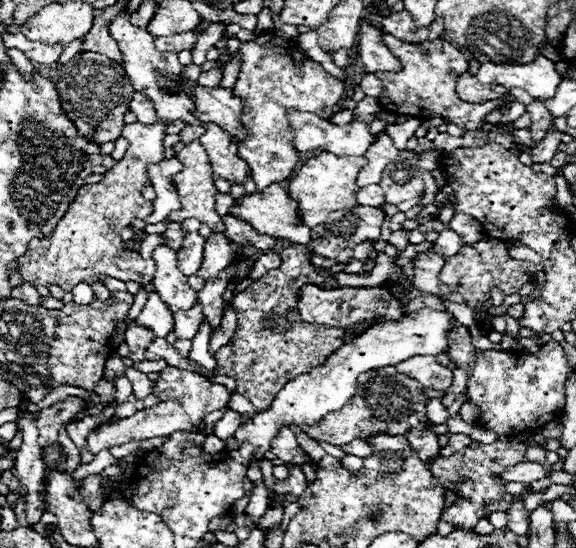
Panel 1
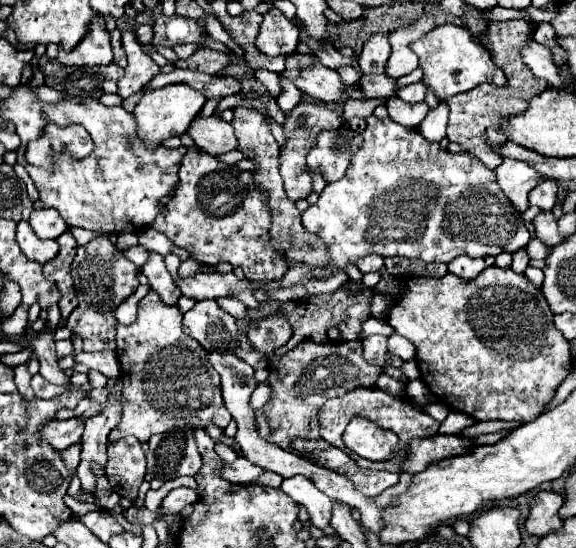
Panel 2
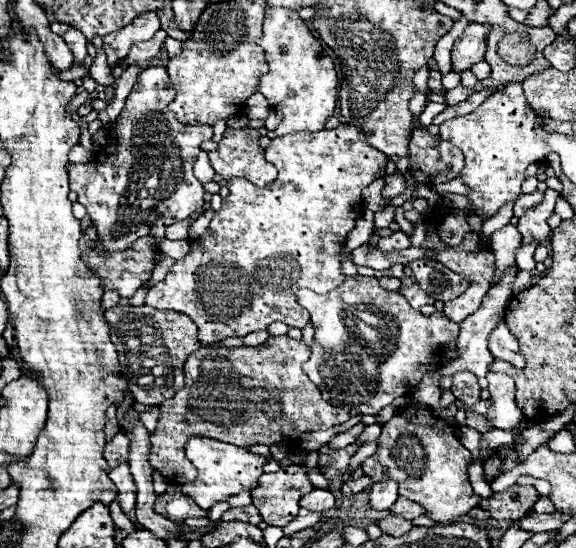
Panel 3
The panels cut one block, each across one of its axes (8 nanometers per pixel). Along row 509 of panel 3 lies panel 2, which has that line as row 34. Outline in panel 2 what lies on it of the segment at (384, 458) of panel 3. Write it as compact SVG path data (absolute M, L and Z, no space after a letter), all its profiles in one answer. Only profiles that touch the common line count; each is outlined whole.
M454 24L436 26L420 40L412 42L410 50L420 58L420 68L424 72L422 82L436 94L438 100L446 100L454 94L468 92L482 82L492 82L496 86L506 84L504 72L492 62L492 56L472 36L472 32L466 26L454 26Z

